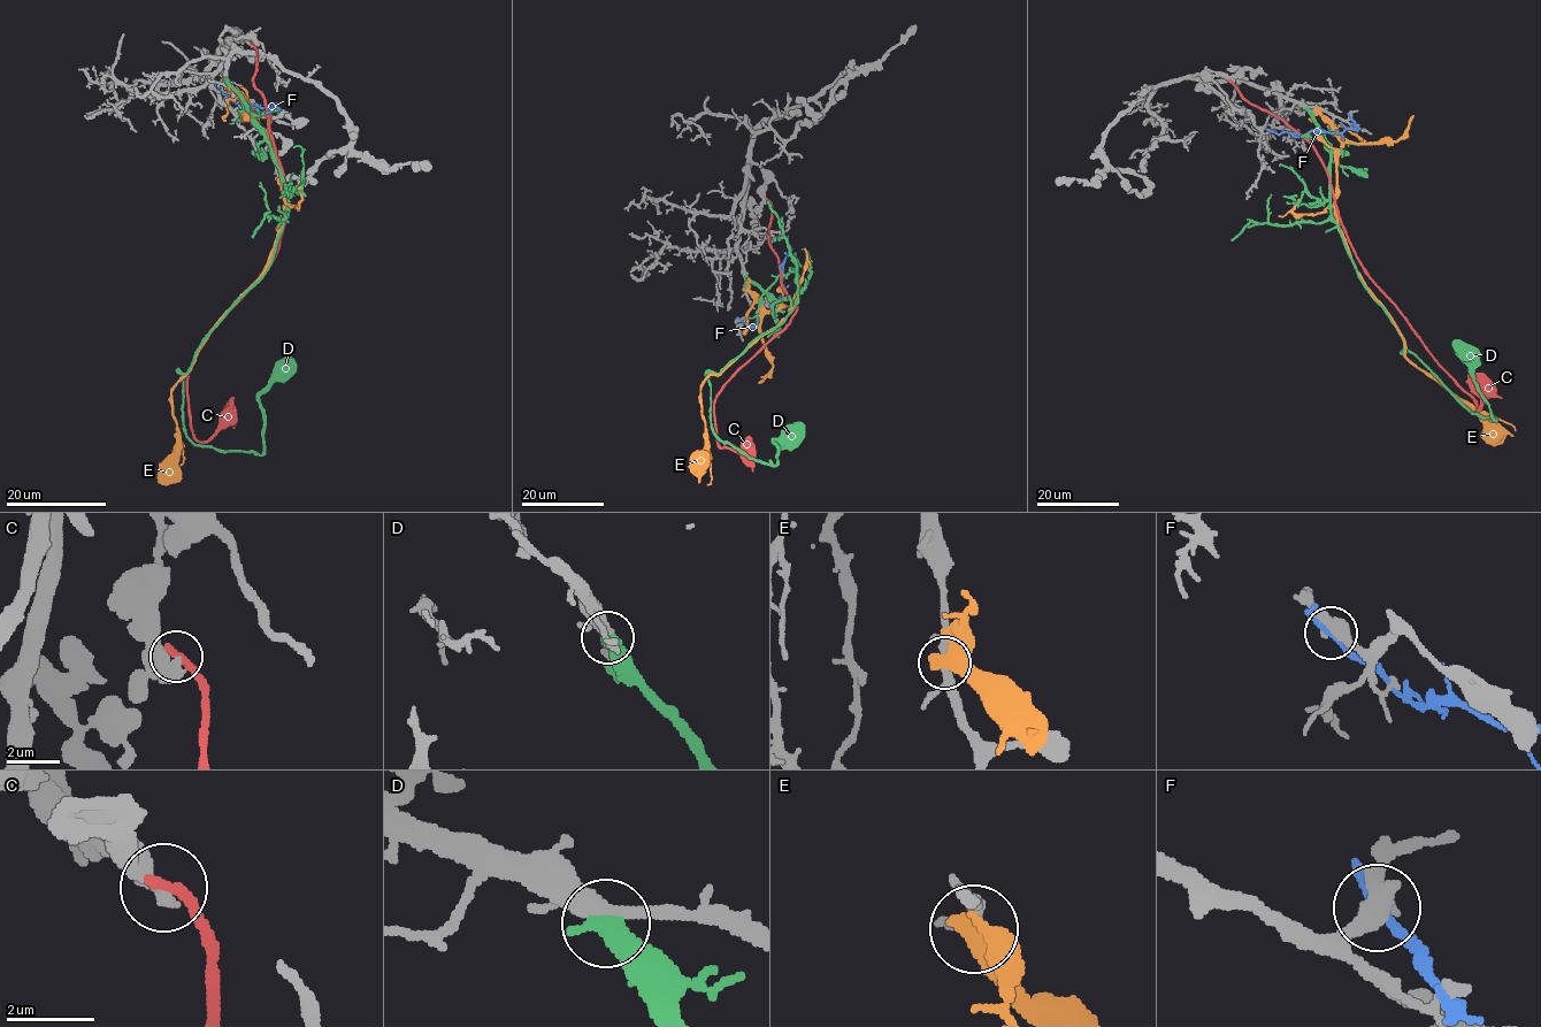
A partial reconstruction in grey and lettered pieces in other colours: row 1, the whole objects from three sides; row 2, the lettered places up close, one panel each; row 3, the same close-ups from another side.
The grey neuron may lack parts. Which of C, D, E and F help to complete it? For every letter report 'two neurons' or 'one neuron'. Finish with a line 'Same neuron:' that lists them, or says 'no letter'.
C: two neurons
D: one neuron
E: two neurons
F: two neurons
Same neuron: D

